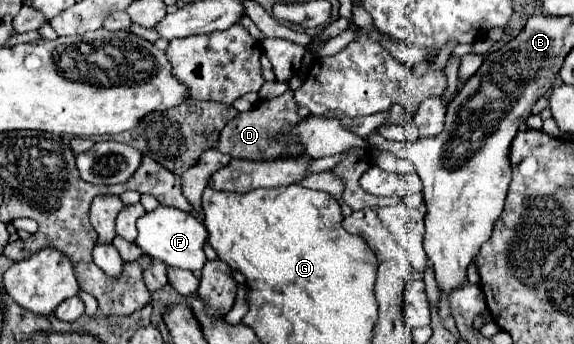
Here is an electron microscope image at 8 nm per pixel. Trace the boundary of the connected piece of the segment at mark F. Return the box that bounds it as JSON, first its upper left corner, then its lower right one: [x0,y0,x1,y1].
[136,205,208,271]

